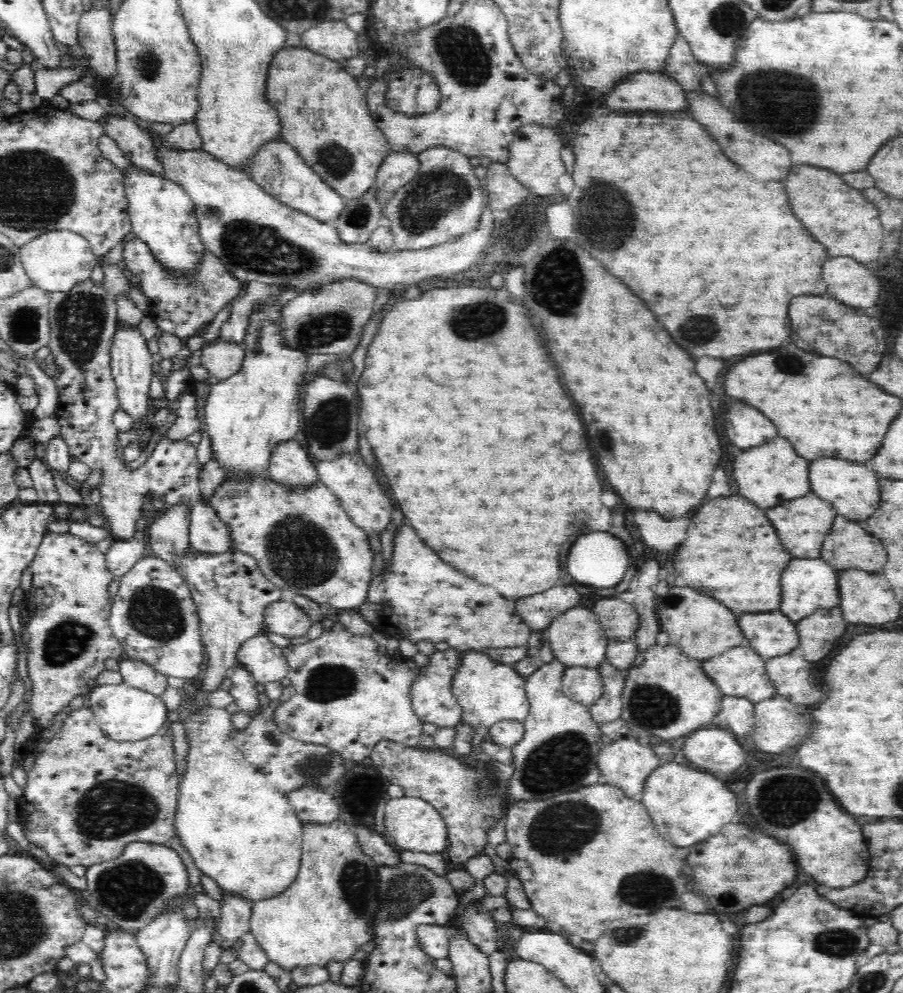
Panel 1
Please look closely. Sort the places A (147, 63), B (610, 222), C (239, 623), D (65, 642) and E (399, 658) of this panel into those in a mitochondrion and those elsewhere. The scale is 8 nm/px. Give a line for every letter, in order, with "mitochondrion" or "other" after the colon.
A: mitochondrion
B: mitochondrion
C: other
D: mitochondrion
E: other

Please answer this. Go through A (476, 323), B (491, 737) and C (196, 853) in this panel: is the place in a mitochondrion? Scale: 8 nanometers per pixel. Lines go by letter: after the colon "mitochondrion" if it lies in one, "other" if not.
A: mitochondrion
B: other
C: other

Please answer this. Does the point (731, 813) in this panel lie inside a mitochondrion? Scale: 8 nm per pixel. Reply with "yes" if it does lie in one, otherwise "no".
no

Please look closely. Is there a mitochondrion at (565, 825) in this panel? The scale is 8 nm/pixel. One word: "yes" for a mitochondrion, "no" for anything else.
yes

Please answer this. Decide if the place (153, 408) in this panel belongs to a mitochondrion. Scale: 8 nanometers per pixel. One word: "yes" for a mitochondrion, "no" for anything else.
no

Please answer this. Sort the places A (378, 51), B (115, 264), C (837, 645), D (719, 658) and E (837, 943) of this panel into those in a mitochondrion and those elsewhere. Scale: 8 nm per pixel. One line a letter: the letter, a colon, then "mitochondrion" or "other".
A: other
B: other
C: other
D: other
E: mitochondrion

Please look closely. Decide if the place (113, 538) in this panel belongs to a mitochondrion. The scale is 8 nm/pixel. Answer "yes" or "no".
no

